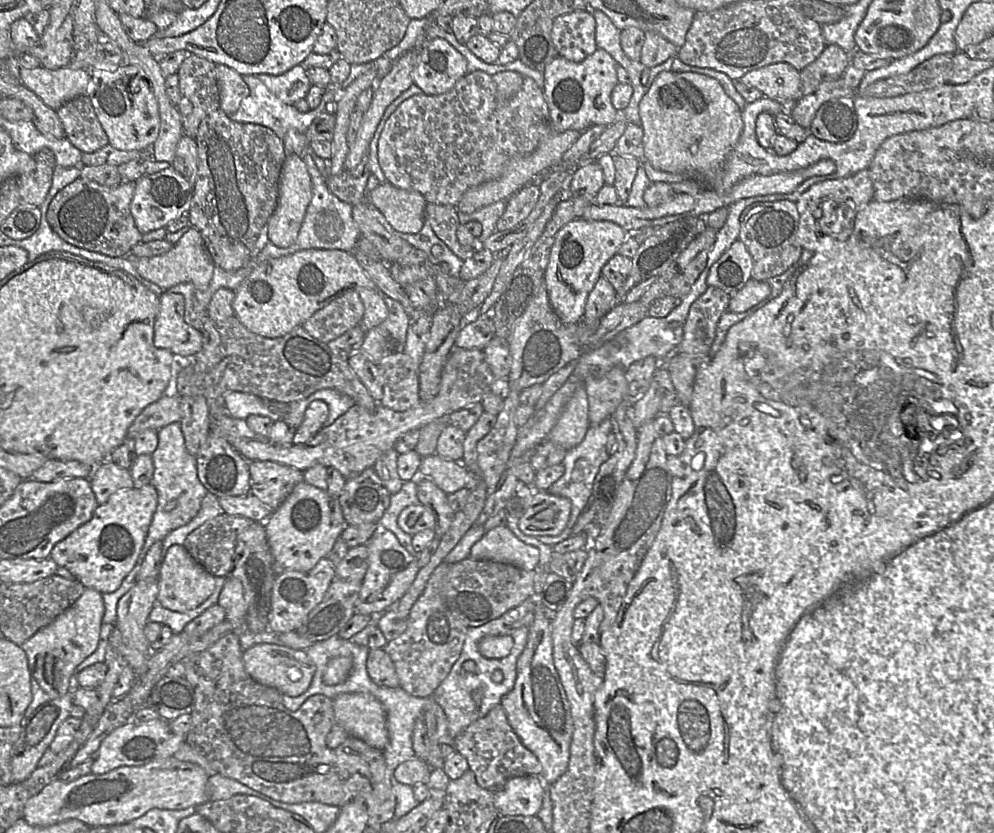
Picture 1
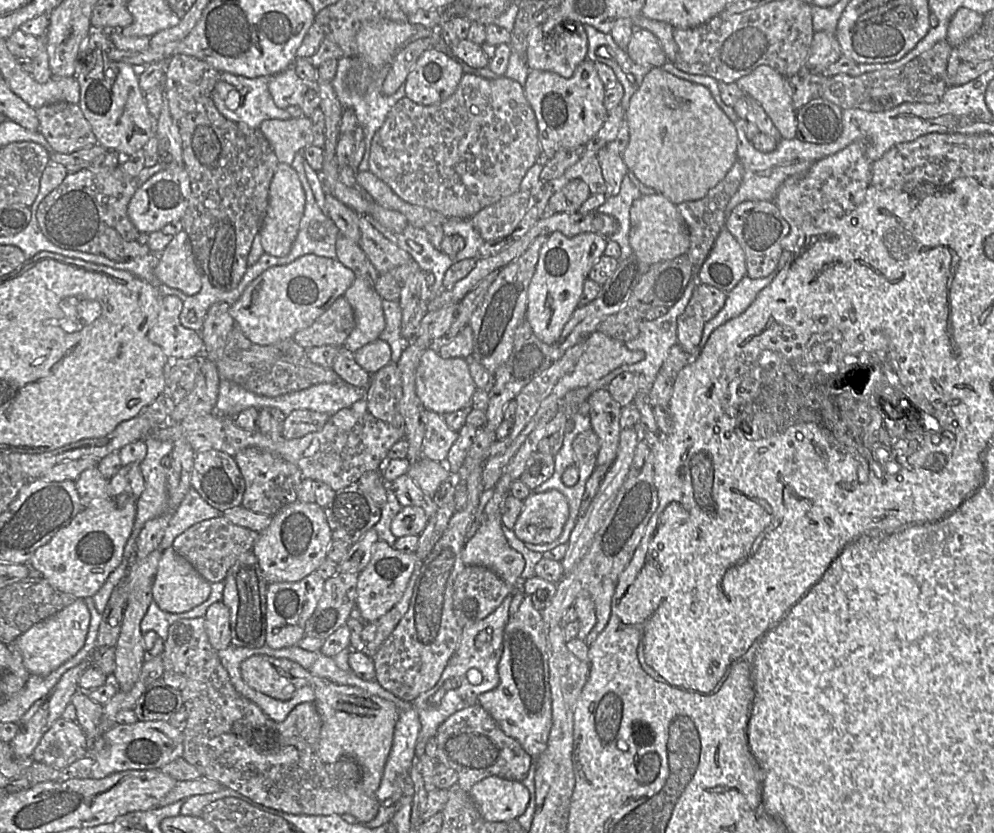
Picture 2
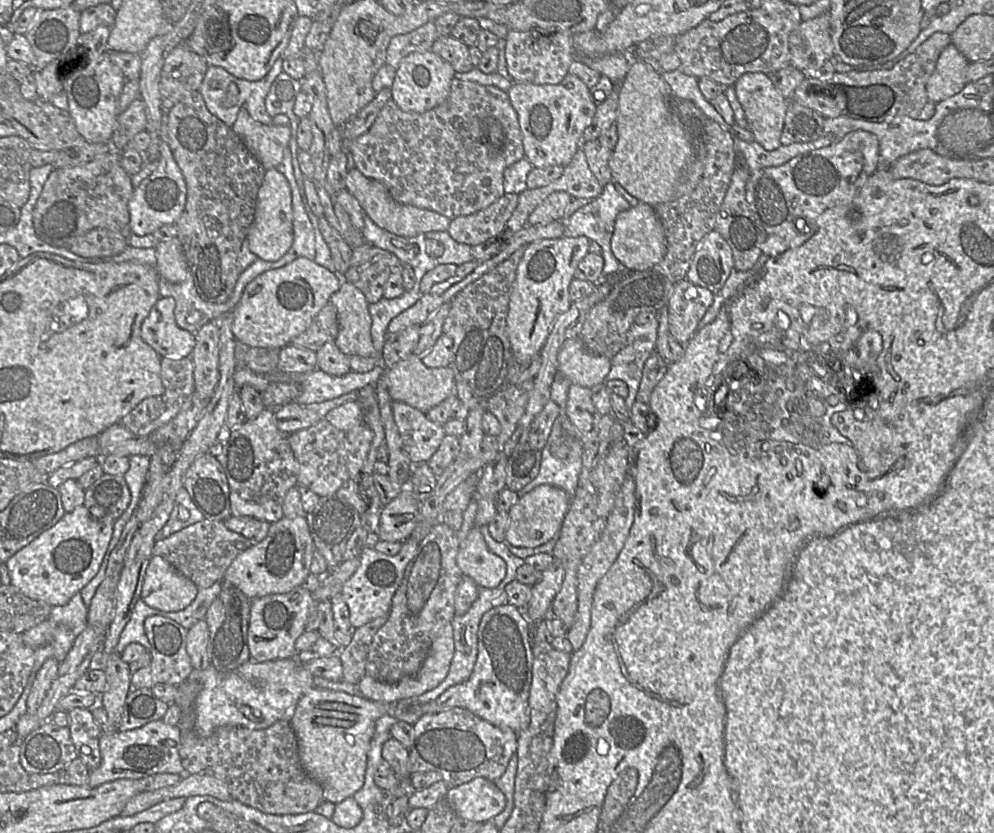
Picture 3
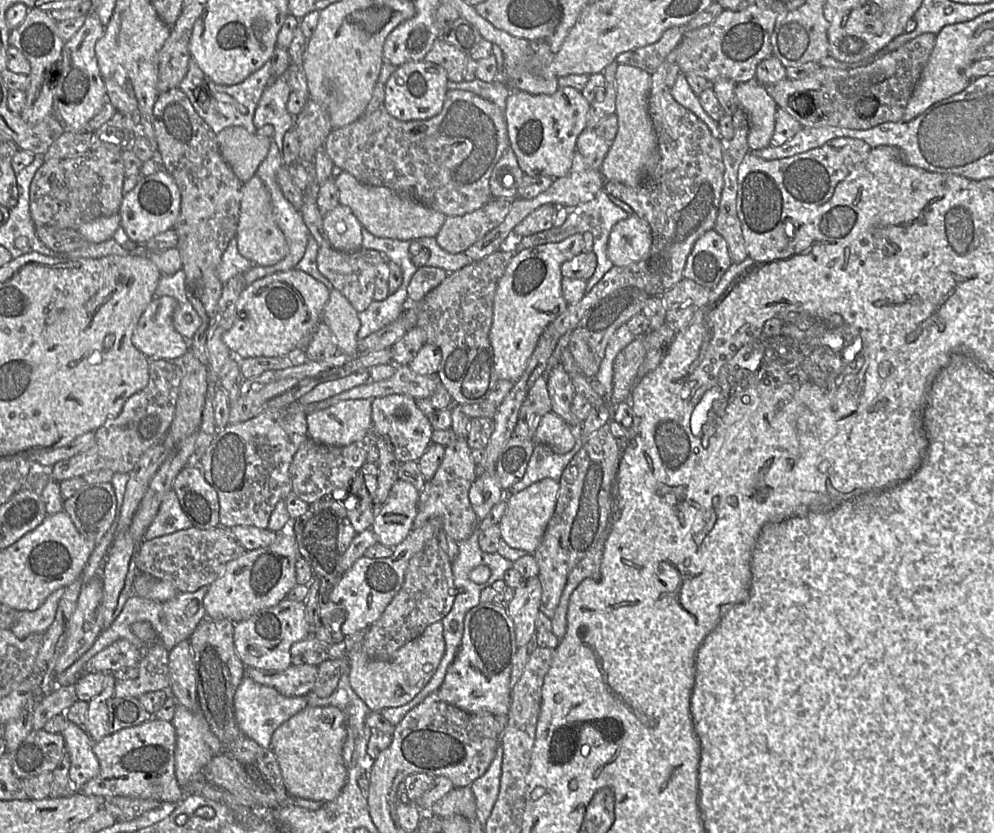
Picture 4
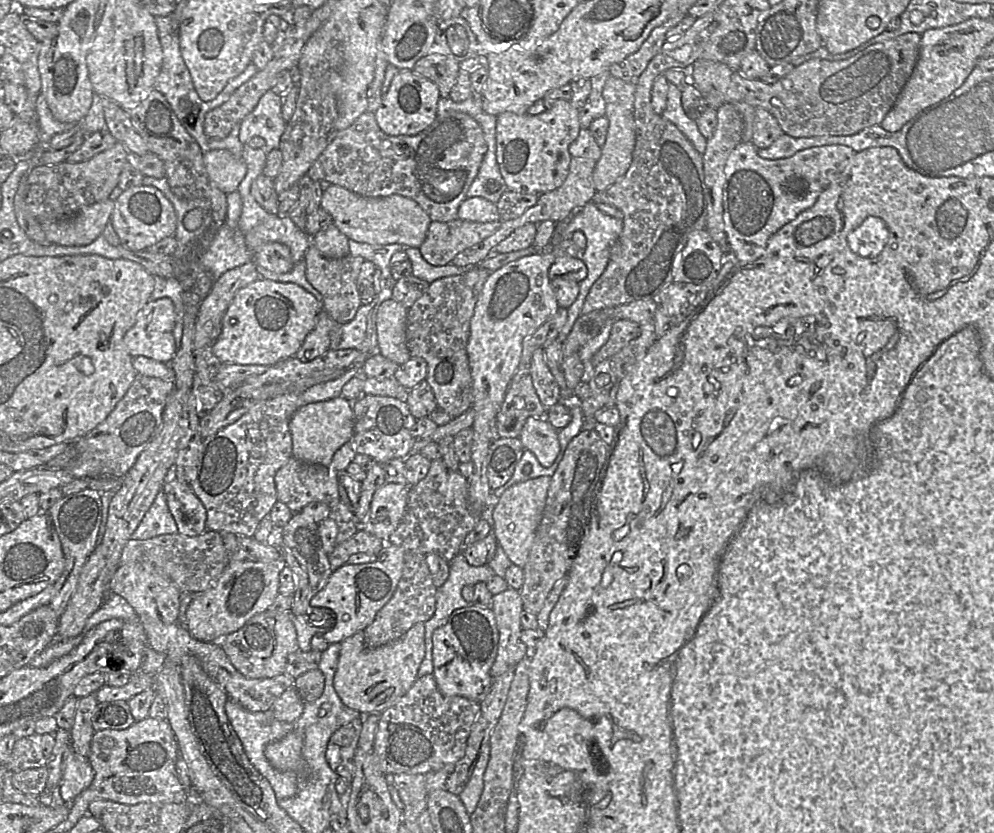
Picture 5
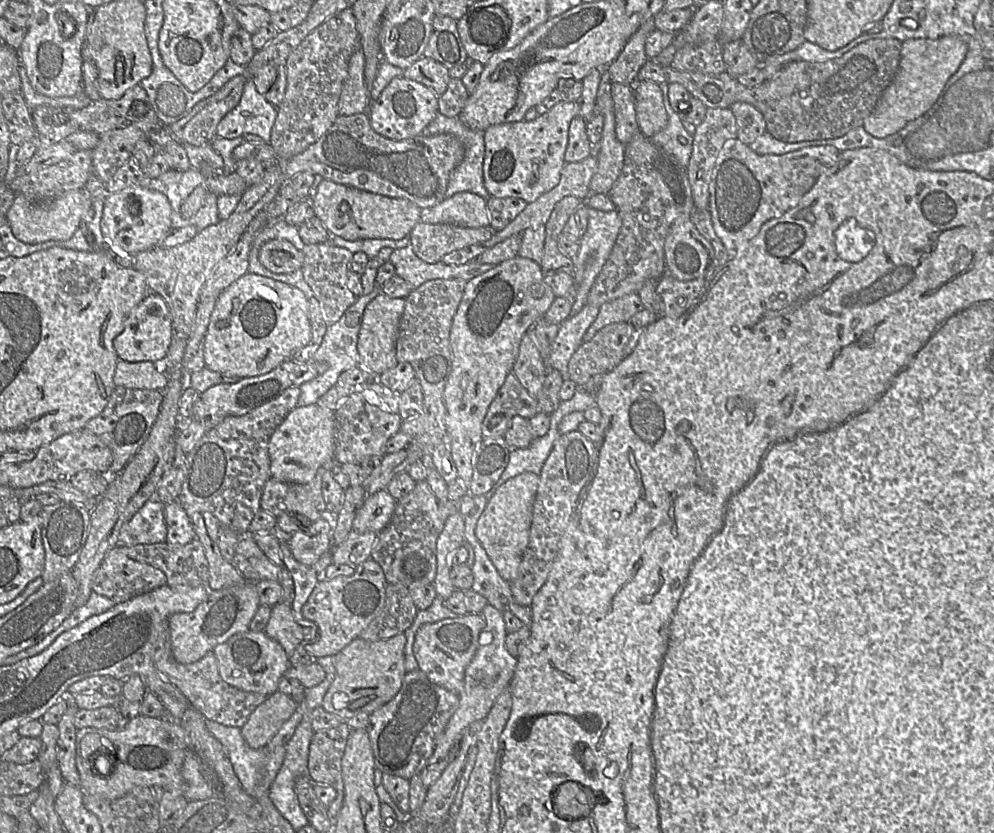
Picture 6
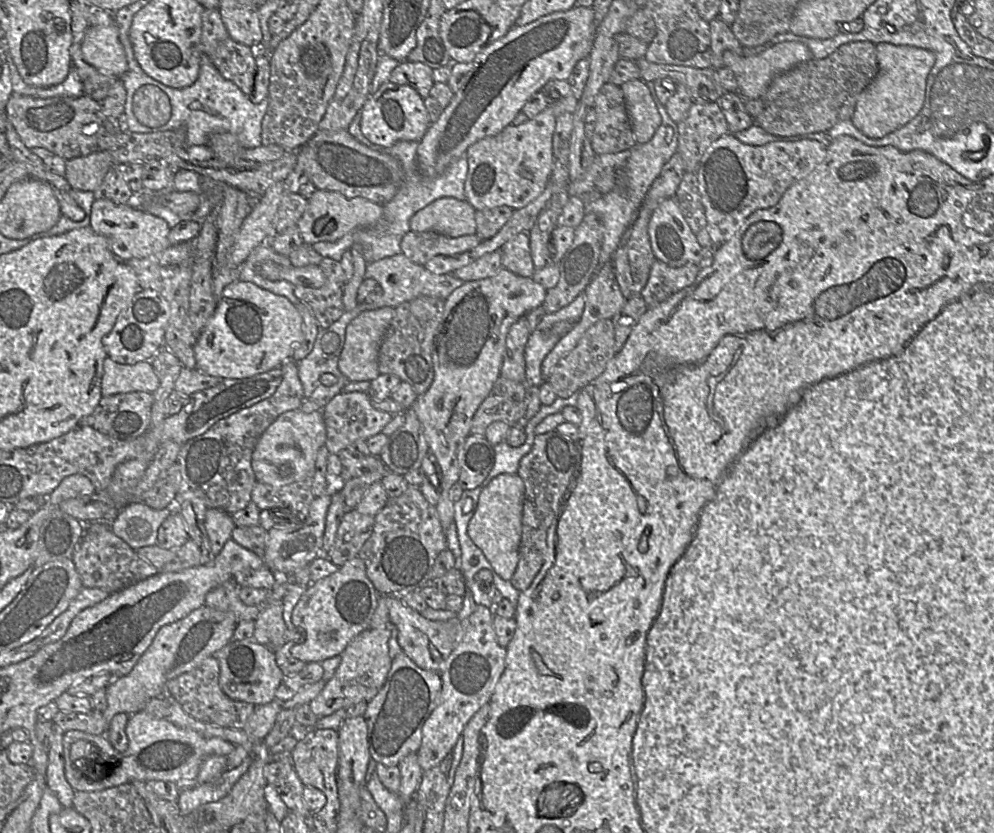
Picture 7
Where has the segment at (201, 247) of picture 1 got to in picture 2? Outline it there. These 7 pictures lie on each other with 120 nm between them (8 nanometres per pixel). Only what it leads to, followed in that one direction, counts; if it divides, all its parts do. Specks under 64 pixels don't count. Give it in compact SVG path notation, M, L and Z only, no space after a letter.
M184 230L174 235L166 248L157 255L154 274L162 284L188 296L200 292L202 277L189 236Z

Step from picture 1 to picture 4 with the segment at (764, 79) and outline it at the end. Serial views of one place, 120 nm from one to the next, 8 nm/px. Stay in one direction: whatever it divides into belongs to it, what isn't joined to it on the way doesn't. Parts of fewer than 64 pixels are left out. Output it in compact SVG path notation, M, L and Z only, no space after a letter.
M755 78L737 83L735 96L749 121L747 144L750 150L770 146L775 129L775 113L778 108L775 100L767 93L766 87Z

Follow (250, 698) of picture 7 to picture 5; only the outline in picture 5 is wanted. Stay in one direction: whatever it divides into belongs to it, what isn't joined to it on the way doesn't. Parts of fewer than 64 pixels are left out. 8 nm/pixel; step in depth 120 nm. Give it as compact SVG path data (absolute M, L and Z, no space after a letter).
M266 610L254 615L244 626L224 636L218 645L224 650L233 666L247 678L271 678L282 674L287 657L299 649L297 633L291 610L270 612Z

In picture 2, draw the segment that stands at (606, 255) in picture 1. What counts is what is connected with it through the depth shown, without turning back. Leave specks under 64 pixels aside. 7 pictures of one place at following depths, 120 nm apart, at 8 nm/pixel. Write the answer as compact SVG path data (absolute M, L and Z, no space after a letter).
M559 231L548 236L541 247L535 272L528 287L525 319L544 343L553 344L579 306L583 285L589 271L604 255L608 238L593 232L567 237Z

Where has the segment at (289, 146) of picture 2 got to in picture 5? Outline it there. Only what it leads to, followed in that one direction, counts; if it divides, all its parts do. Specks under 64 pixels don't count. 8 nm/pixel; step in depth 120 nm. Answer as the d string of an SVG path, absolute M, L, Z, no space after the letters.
M210 150L203 155L210 181L221 191L236 191L247 173L247 165L227 150Z

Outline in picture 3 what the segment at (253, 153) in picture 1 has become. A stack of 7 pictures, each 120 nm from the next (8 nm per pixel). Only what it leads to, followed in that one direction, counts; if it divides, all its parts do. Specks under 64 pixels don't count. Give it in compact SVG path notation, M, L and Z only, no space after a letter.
M199 91L191 92L180 99L166 113L165 141L186 183L185 208L175 224L177 238L181 242L195 289L205 302L223 304L231 297L241 274L237 259L254 221L258 192L266 170L249 152L239 136L209 112Z

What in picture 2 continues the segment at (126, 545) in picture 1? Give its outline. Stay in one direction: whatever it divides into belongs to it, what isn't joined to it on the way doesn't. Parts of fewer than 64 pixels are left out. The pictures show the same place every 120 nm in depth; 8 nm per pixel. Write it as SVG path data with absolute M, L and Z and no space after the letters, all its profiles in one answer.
M100 498L79 512L71 523L59 530L29 560L29 577L42 577L53 588L77 599L92 598L108 576L121 564L124 549L132 533L136 503L118 506L113 500Z

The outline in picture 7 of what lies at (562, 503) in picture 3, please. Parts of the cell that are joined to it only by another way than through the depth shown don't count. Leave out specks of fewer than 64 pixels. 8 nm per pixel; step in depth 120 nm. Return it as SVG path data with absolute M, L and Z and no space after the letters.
M517 473L495 477L482 489L467 527L471 540L483 552L495 573L506 581L512 579L519 561L524 497L525 485Z

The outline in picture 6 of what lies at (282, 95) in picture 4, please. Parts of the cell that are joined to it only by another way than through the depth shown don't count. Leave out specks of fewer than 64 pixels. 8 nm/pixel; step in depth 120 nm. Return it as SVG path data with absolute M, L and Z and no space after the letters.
M248 80L239 104L219 122L216 137L231 140L254 134L268 144L276 118L277 109Z

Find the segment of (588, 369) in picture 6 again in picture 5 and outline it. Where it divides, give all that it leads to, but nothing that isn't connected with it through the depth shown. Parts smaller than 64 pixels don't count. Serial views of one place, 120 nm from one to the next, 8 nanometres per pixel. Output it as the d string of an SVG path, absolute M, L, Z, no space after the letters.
M619 319L613 322L607 342L593 355L591 361L598 365L607 358L618 353L631 340L639 334L640 325L627 319Z

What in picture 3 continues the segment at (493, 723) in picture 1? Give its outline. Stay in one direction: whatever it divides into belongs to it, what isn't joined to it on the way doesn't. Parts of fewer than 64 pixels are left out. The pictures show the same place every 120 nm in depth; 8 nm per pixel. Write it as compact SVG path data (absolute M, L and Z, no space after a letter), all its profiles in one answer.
M451 708L445 711L421 716L412 726L407 746L409 759L407 777L423 771L439 772L449 788L455 788L476 778L498 780L506 771L511 758L517 750L517 734L508 728L500 728L483 720L464 708Z

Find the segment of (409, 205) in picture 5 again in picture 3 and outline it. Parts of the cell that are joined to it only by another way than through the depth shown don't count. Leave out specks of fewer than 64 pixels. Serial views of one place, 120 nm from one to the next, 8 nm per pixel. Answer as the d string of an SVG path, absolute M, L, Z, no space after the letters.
M356 168L347 172L345 188L358 200L365 214L375 224L398 236L415 237L418 234L425 234L431 231L447 231L451 223L450 218L435 211L398 203L393 199L385 185L364 176Z

